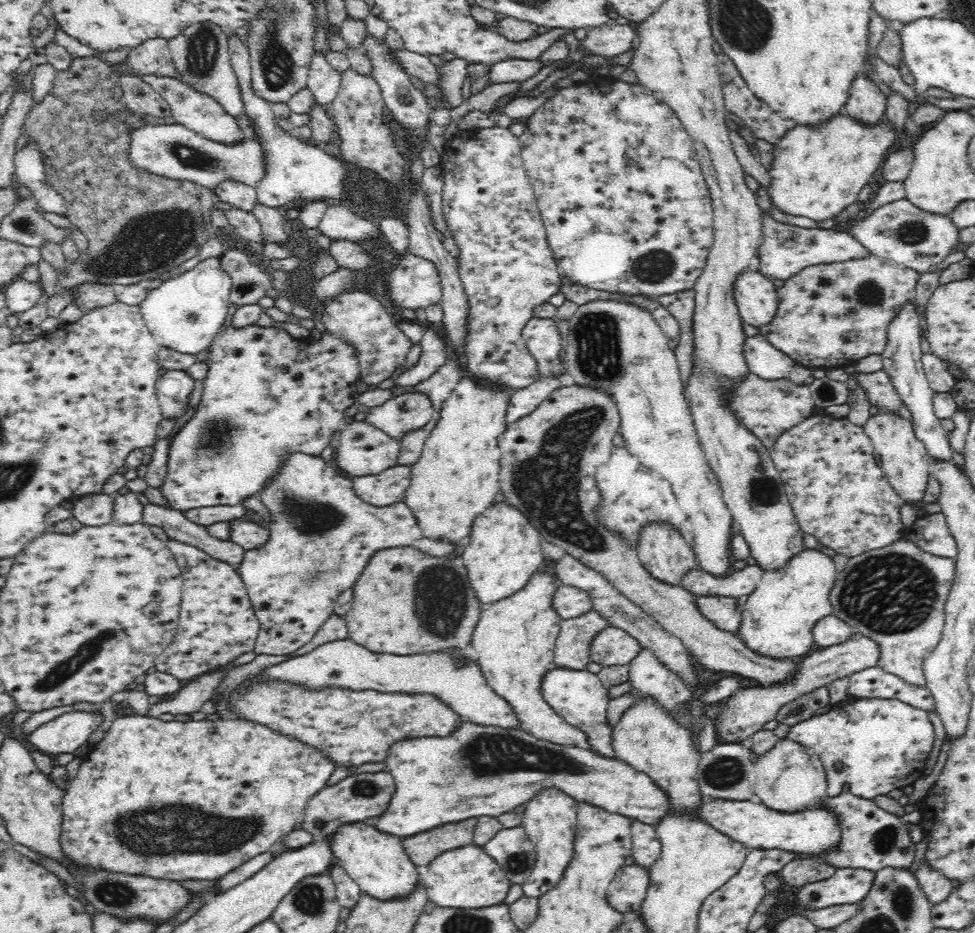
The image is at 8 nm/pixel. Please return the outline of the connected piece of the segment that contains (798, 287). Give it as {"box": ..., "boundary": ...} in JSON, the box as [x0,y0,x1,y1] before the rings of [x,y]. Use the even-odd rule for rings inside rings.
{"box":[759,254,920,369],"boundary":[[[866,254],[855,259],[845,259],[842,261],[834,261],[833,263],[815,263],[803,267],[798,274],[791,275],[790,278],[784,280],[784,286],[777,288],[778,308],[775,311],[774,318],[768,324],[761,326],[759,333],[778,350],[787,354],[792,361],[796,361],[798,365],[808,367],[810,369],[822,368],[829,369],[832,367],[844,367],[847,364],[854,364],[860,358],[864,358],[869,354],[881,354],[887,343],[887,330],[891,325],[892,320],[902,308],[904,302],[908,302],[914,298],[914,289],[918,277],[920,276],[917,270],[910,267],[902,267],[894,261],[886,261],[878,255]]]}

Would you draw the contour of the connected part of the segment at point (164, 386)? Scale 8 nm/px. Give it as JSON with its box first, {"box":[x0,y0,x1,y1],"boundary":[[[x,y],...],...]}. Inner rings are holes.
{"box":[155,370,196,418],"boundary":[[[164,370],[156,379],[155,388],[164,416],[182,418],[186,414],[184,402],[188,401],[190,390],[196,389],[196,382],[186,371]]]}

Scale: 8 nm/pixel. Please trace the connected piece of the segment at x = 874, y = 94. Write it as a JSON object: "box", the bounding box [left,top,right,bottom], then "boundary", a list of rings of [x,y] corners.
{"box":[842,74,887,124],"boundary":[[[860,74],[850,84],[850,93],[842,108],[842,114],[860,124],[878,124],[883,120],[886,99],[887,96],[872,79]]]}

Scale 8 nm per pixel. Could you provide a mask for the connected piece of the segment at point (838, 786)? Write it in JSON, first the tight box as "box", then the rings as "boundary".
{"box":[785,698,936,800],"boundary":[[[894,698],[847,699],[833,706],[827,713],[818,713],[802,722],[790,724],[785,738],[811,748],[820,757],[825,769],[825,791],[829,796],[850,793],[873,800],[894,789],[909,791],[912,784],[923,775],[922,770],[936,740],[927,713],[924,709]]]}

